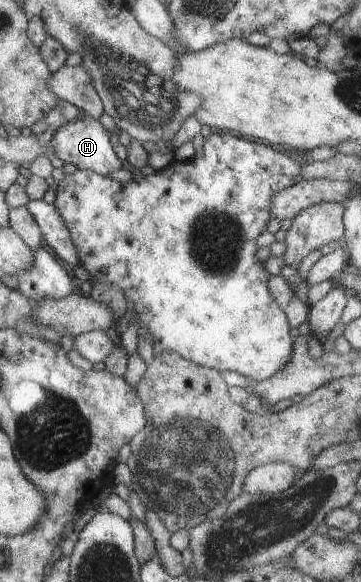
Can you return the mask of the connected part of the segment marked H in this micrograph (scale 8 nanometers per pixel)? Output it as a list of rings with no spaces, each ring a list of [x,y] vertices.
[[[89,116],[64,122],[59,126],[52,134],[50,148],[52,156],[59,158],[63,163],[69,162],[77,169],[87,169],[103,176],[125,165],[117,159],[113,146],[109,143],[108,132],[104,130],[100,121]]]

